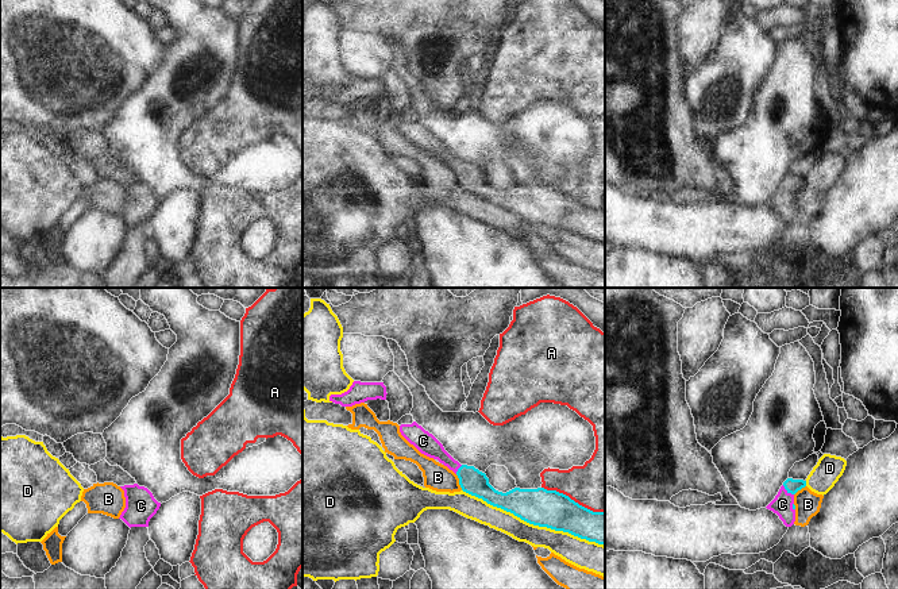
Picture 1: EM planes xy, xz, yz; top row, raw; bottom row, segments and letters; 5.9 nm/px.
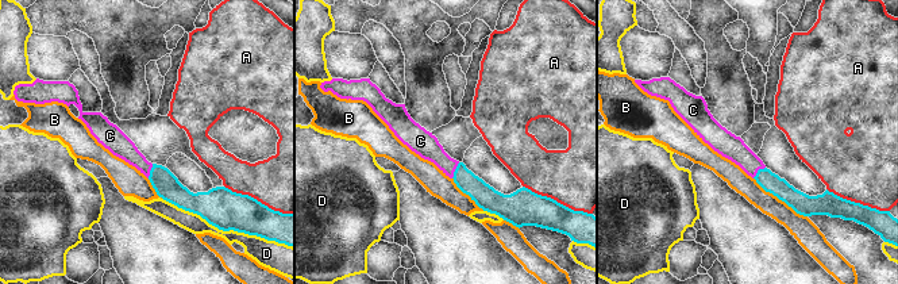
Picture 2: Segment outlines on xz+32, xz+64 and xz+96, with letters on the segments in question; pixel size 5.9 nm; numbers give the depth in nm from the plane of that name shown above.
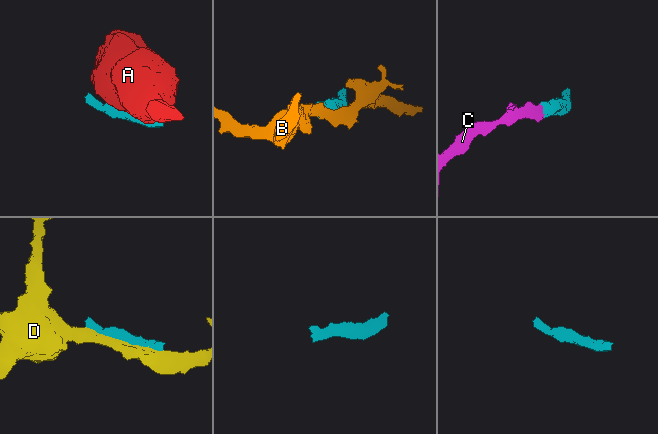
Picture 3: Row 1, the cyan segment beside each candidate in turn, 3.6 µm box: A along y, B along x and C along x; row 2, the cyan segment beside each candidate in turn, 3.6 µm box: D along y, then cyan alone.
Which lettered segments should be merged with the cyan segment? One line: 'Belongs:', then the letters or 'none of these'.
Belongs: C

